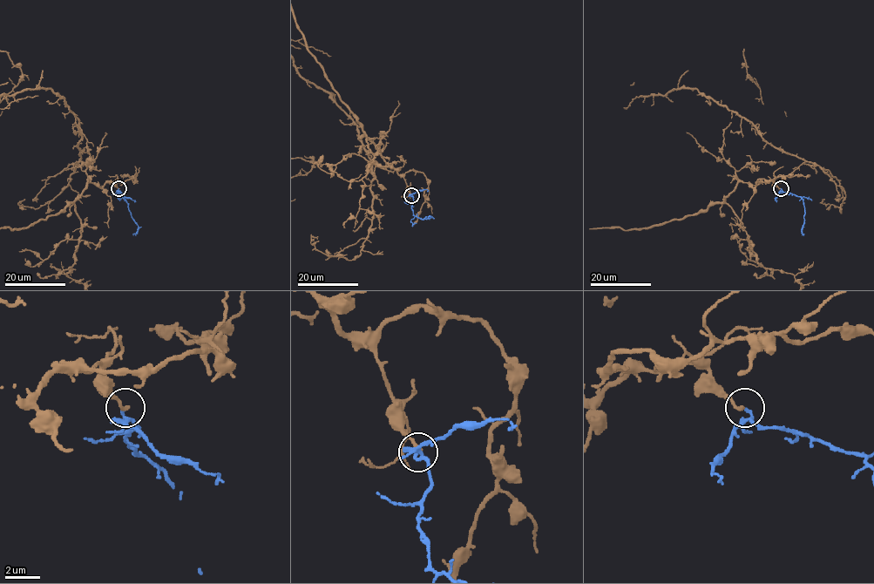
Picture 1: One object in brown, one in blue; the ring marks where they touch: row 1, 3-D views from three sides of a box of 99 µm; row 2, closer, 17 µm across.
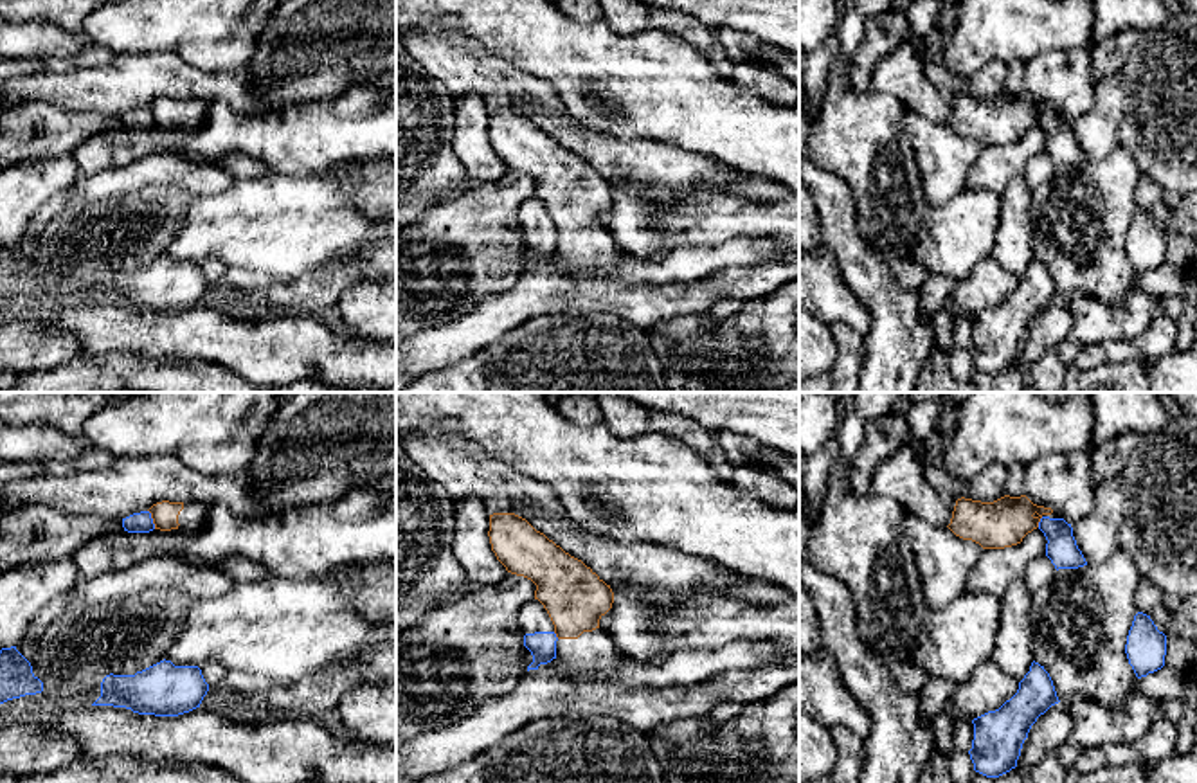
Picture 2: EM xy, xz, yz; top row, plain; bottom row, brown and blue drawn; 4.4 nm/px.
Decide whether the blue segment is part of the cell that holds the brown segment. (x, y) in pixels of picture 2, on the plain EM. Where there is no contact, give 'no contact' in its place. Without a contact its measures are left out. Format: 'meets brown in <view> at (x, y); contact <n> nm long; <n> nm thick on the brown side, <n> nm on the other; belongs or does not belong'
meets brown in xy at (152, 114); contact 90 nm long; 120 nm thick on the brown side, 100 nm on the other; does not belong

